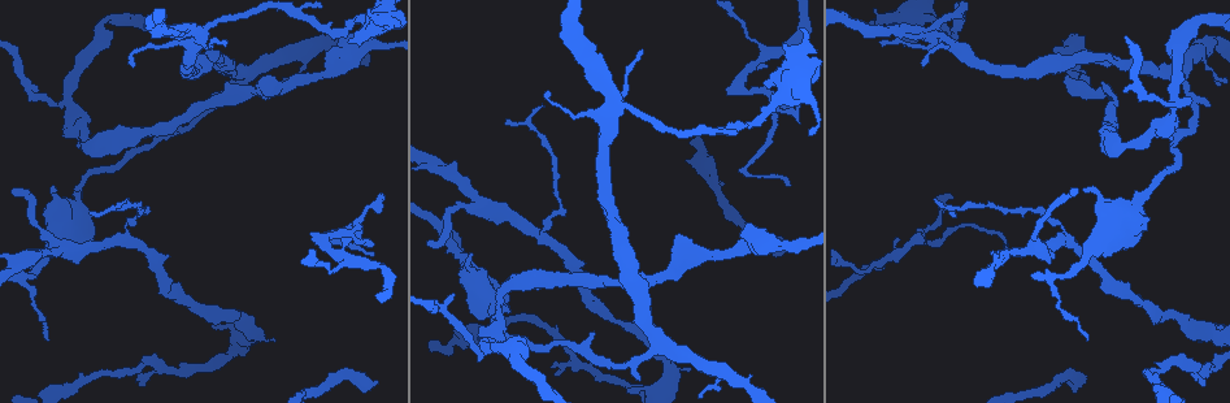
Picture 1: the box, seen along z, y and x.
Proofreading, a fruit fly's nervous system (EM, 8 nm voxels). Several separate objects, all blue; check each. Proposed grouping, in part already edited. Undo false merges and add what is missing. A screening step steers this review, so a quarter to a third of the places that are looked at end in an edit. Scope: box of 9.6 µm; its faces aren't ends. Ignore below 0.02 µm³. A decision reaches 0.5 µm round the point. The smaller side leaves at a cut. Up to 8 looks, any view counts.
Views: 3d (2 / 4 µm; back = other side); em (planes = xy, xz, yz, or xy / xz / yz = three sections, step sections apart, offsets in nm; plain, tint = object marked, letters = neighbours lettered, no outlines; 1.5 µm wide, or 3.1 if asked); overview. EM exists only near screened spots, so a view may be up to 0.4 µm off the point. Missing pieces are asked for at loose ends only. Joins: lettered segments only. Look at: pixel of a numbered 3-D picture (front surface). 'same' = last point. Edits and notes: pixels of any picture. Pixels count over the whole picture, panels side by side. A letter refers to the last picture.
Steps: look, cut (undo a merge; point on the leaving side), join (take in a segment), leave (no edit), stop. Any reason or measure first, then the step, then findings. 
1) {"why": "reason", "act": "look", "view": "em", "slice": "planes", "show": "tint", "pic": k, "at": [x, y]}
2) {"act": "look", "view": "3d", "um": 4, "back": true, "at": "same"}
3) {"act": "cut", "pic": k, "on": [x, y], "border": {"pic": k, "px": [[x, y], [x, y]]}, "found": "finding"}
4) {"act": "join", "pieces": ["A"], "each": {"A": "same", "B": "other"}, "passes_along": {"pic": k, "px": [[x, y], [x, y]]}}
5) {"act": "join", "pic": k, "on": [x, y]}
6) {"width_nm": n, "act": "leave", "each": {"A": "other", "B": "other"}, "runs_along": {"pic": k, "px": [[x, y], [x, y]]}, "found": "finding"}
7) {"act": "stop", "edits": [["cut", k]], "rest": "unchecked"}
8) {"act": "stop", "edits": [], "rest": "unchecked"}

{"why": "branch point", "act": "look", "view": "em", "slice": "planes", "show": "letters", "pic": 1, "at": [615, 107]}

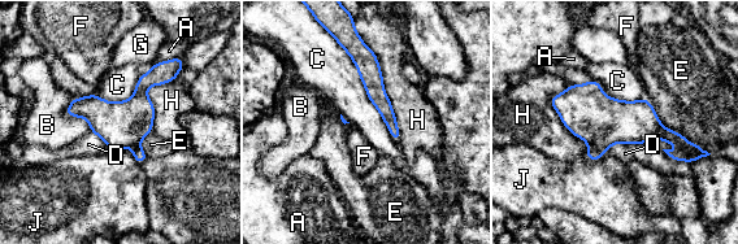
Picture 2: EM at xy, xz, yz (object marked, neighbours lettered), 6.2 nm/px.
{"act": "leave", "each": {"A": "other", "B": "other", "C": "other", "D": "other", "E": "other", "F": "other", "G": "other", "H": "other", "J": "other"}, "border": {"pic": 2, "px": [[636, 143], [615, 143], [608, 149]]}, "found": "one neuron here"}

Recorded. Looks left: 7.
{"why": "tapers out", "act": "look", "view": "em", "slice": "xy", "step": 8, "show": "letters", "pic": 1, "at": [122, 201]}

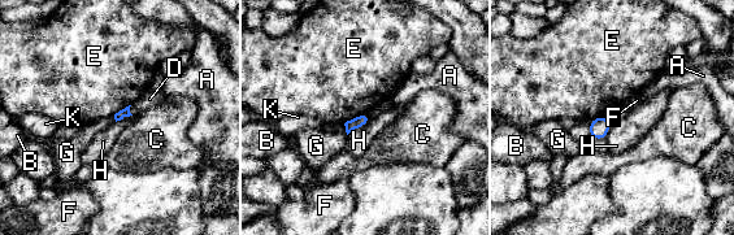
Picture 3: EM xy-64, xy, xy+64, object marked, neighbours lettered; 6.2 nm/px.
{"act": "leave", "each": {"A": "other", "B": "other", "C": "other", "D": "other", "E": "other", "F": "other", "G": "other", "H": "other", "K": "other"}, "border": {"pic": 3, "px": [[366, 112], [343, 123]]}, "found": "none of them fits"}

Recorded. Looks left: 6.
{"why": "three-way junction", "act": "look", "view": "3d", "um": 4, "pic": 1, "at": [69, 105]}

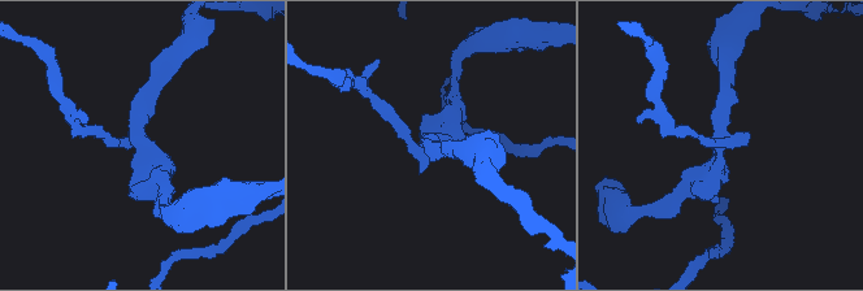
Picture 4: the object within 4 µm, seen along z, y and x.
{"arms": 3, "act": "look", "view": "em", "slice": "xy", "step": 8, "show": "letters", "pic": 4, "at": [721, 141]}

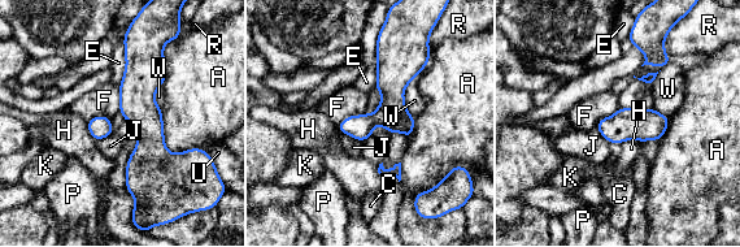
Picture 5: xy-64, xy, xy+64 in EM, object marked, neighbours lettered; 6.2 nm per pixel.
{"longest_contact_nm": ["E", 320], "act": "cut", "pic": 5, "on": [360, 128], "each": {"A": "other", "C": "other", "E": "other", "F": "other", "H": "other", "J": "other", "K": "other", "P": "other", "R": "other", "U": "other", "W": "other"}, "border": {"pic": 5, "px": [[377, 109], [394, 121], [408, 115]]}, "found": "two neurons meet here"}

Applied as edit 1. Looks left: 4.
{"act": "look", "view": "overview"}

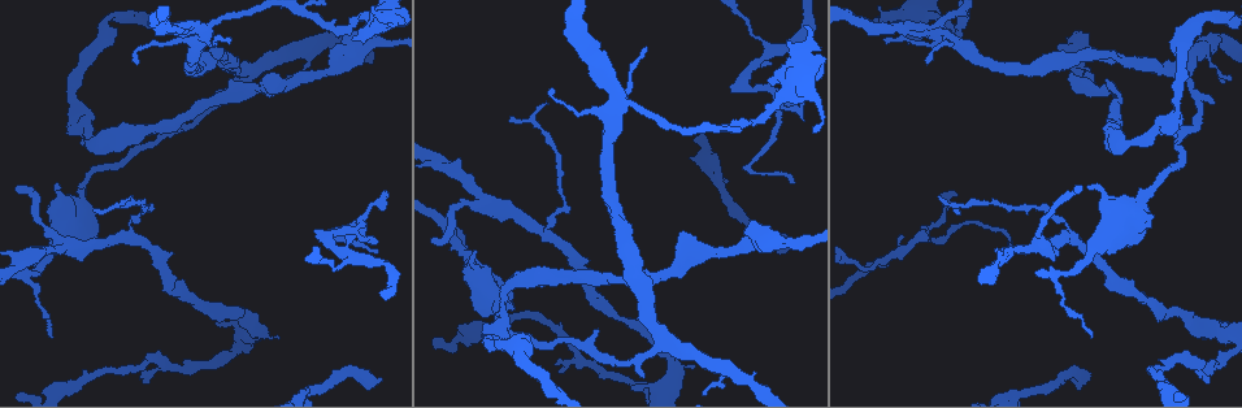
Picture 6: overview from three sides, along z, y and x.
{"why": "free end", "act": "look", "view": "3d", "um": 4, "pic": 6, "at": [559, 370]}

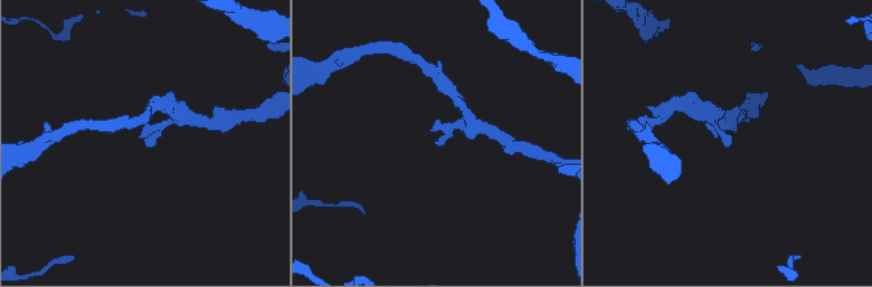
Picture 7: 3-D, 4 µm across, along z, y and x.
{"act": "look", "view": "em", "slice": "planes", "show": "letters", "pic": 7, "at": [438, 139]}

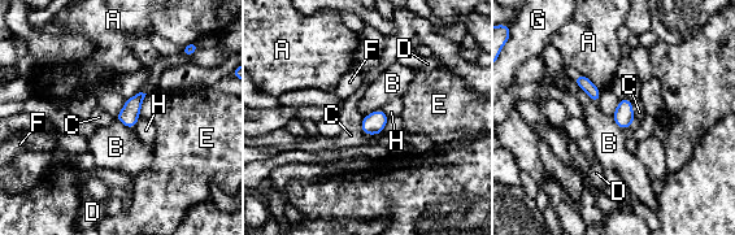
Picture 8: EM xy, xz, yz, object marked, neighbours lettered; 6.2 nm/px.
{"longest_contact_nm": ["B", 220], "act": "leave", "each": {"A": "other", "B": "other", "C": "other", "D": "other", "E": "other", "F": "other", "G": "other", "H": "other"}, "border": {"pic": 8, "px": [[572, 79], [596, 104]]}, "found": "no lettered segment goes on from it"}

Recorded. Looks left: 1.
{"act": "stop", "edits": [["cut", 5]], "rest": "unchecked"}

